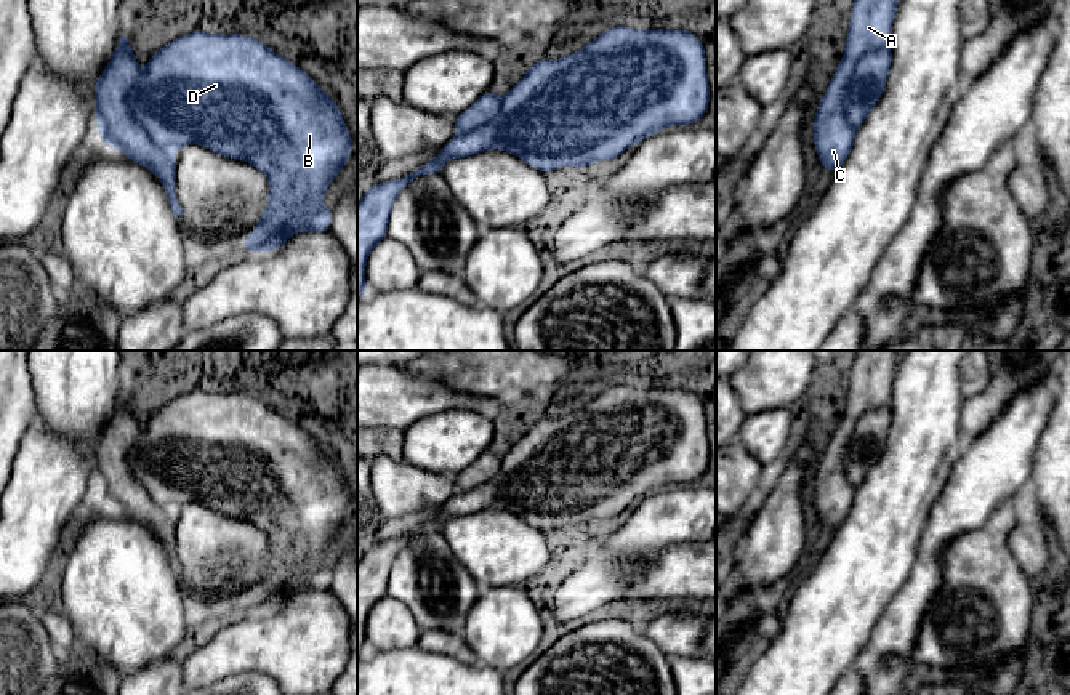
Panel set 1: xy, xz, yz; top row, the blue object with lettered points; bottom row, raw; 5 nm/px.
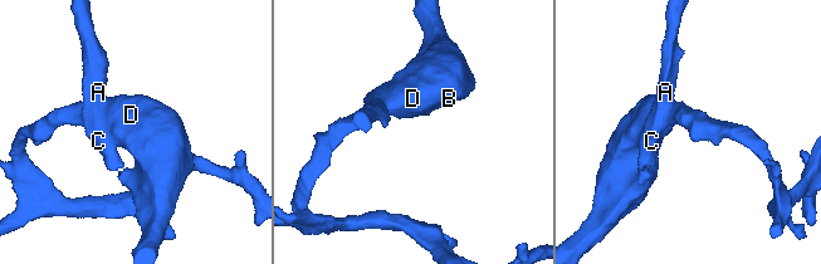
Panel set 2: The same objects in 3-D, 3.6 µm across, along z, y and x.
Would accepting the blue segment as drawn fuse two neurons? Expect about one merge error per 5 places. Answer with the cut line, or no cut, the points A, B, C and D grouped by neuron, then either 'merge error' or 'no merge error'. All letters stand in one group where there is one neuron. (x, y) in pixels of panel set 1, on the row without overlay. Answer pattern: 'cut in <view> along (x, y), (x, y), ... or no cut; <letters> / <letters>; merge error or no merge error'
no cut; A B C D; no merge error

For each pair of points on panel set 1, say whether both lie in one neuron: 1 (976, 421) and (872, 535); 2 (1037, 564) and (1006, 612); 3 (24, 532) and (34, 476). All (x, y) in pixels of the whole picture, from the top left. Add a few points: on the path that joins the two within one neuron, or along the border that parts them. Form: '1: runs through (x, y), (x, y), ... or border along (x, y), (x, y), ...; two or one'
1: border along (963, 399), (961, 434), (966, 441); two
2: border along (1008, 545), (1021, 570), (1029, 578); two
3: runs through (32, 518), (34, 490); one

